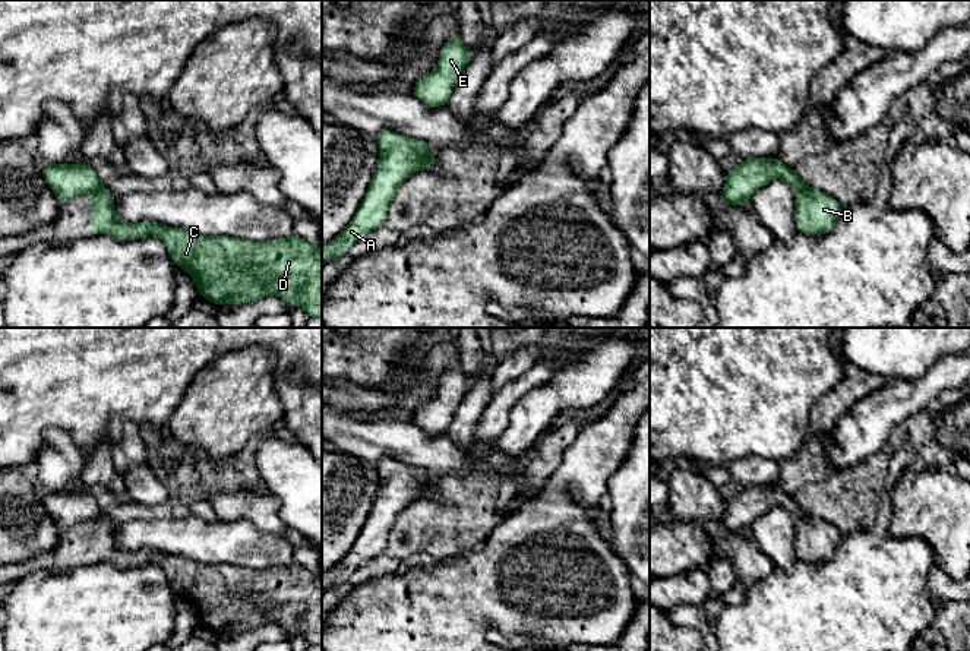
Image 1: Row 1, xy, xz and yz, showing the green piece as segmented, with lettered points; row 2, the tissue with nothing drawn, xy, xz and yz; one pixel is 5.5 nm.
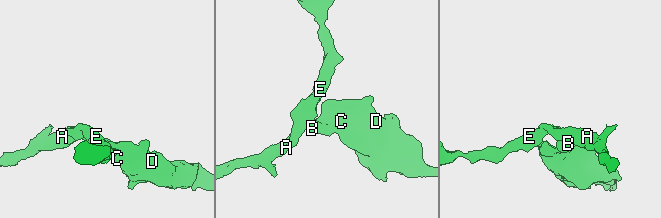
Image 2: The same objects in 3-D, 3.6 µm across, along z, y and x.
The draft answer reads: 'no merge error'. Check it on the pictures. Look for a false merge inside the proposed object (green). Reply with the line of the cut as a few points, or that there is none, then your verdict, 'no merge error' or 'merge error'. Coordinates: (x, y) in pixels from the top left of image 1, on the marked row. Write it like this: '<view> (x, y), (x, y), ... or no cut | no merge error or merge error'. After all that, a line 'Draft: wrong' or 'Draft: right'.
xz (432, 149), (417, 168) | merge error
Draft: wrong

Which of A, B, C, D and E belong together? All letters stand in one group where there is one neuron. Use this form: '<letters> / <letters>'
A E / B C D

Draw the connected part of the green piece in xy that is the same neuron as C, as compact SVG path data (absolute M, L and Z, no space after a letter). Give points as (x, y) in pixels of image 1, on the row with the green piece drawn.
M108 189L89 195L91 236L110 234L121 240L158 237L171 260L195 279L199 296L217 306L277 294L287 310L296 303L307 317L322 317L322 249L296 233L249 241L202 236L152 221L129 224L116 217Z

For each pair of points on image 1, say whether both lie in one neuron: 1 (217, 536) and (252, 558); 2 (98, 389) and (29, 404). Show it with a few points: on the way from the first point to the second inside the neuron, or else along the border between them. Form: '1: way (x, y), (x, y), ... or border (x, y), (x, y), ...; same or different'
1: way (226, 543), (237, 543), (243, 549); same
2: way (81, 389), (47, 392); same

